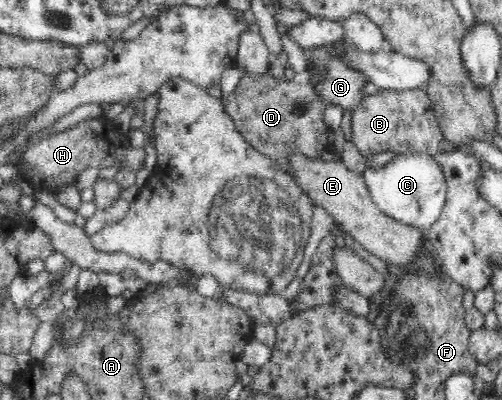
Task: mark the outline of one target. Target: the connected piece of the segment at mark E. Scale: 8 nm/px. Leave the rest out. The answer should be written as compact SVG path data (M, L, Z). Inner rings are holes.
M287 151L283 159L287 162L287 169L291 170L291 177L308 201L321 206L334 220L337 219L366 251L393 266L404 267L412 263L415 251L419 251L423 241L426 241L426 232L384 214L373 201L363 176L351 172L343 162L334 159L325 163L320 157L307 157L298 151Z

